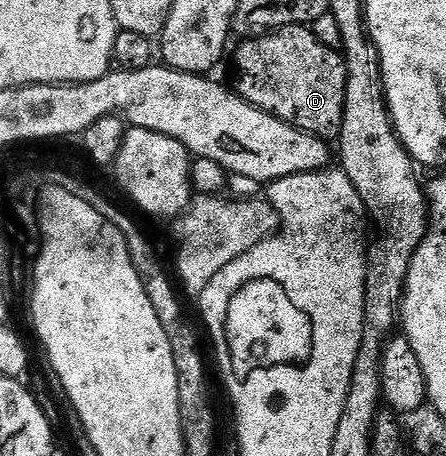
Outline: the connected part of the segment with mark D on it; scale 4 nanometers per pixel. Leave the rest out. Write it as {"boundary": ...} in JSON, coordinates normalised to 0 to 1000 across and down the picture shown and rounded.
{"boundary":[[[639,55],[540,96],[525,116],[531,211],[684,292],[724,305],[765,294],[776,138],[760,110],[726,103],[702,61],[684,55]]]}

